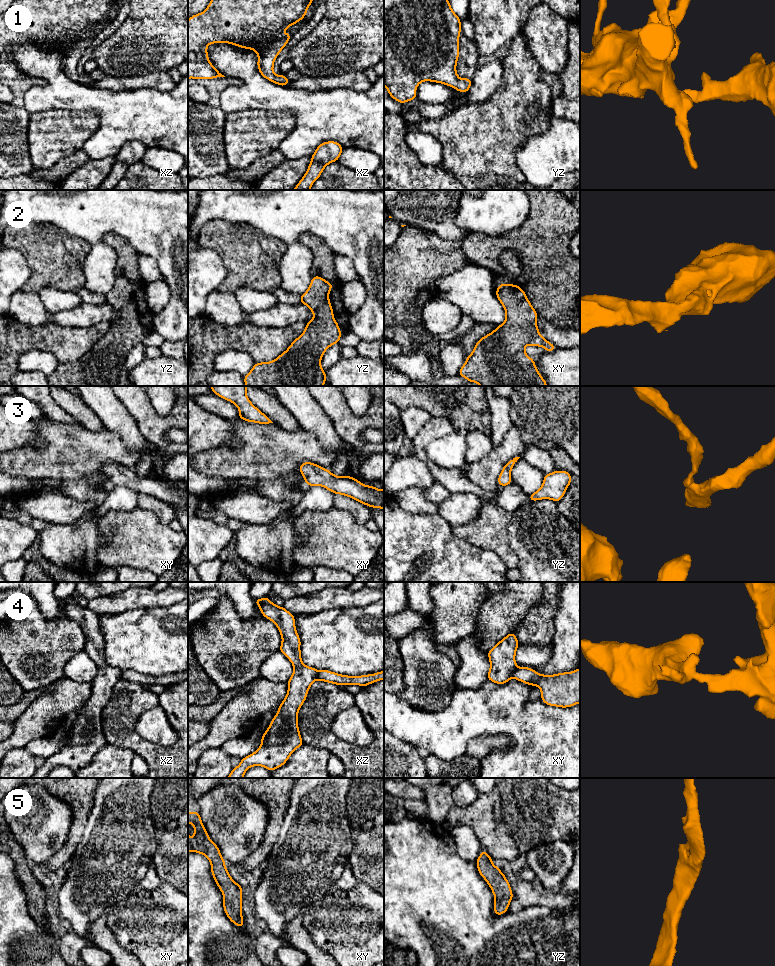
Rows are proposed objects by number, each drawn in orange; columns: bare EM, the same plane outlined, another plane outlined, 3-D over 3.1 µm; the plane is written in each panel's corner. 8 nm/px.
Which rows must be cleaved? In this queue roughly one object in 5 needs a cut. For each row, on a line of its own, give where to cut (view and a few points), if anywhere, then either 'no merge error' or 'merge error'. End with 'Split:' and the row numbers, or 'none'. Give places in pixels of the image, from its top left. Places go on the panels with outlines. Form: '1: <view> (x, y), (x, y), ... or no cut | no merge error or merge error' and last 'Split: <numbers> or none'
1: no cut | no merge error
2: no cut | no merge error
3: no cut | no merge error
4: xy (517, 667), (512, 676) | merge error
5: no cut | no merge error
Split: 4

